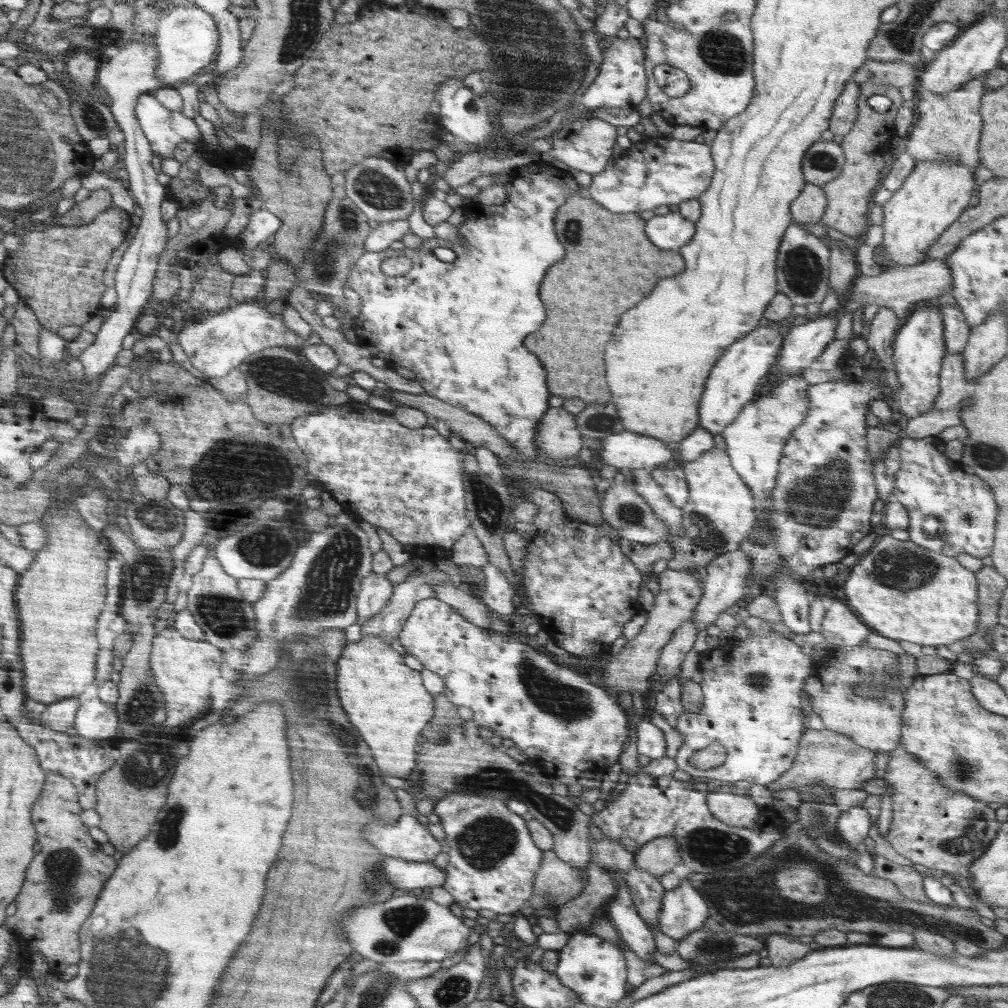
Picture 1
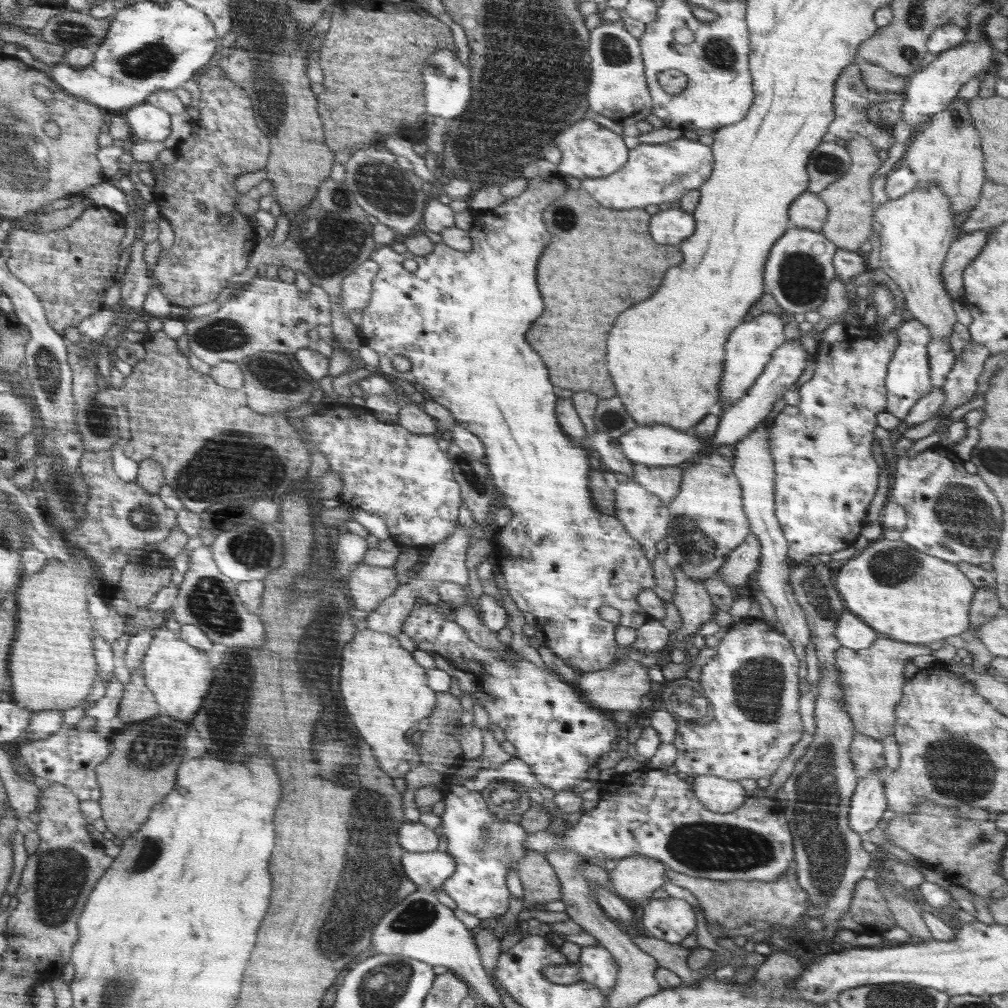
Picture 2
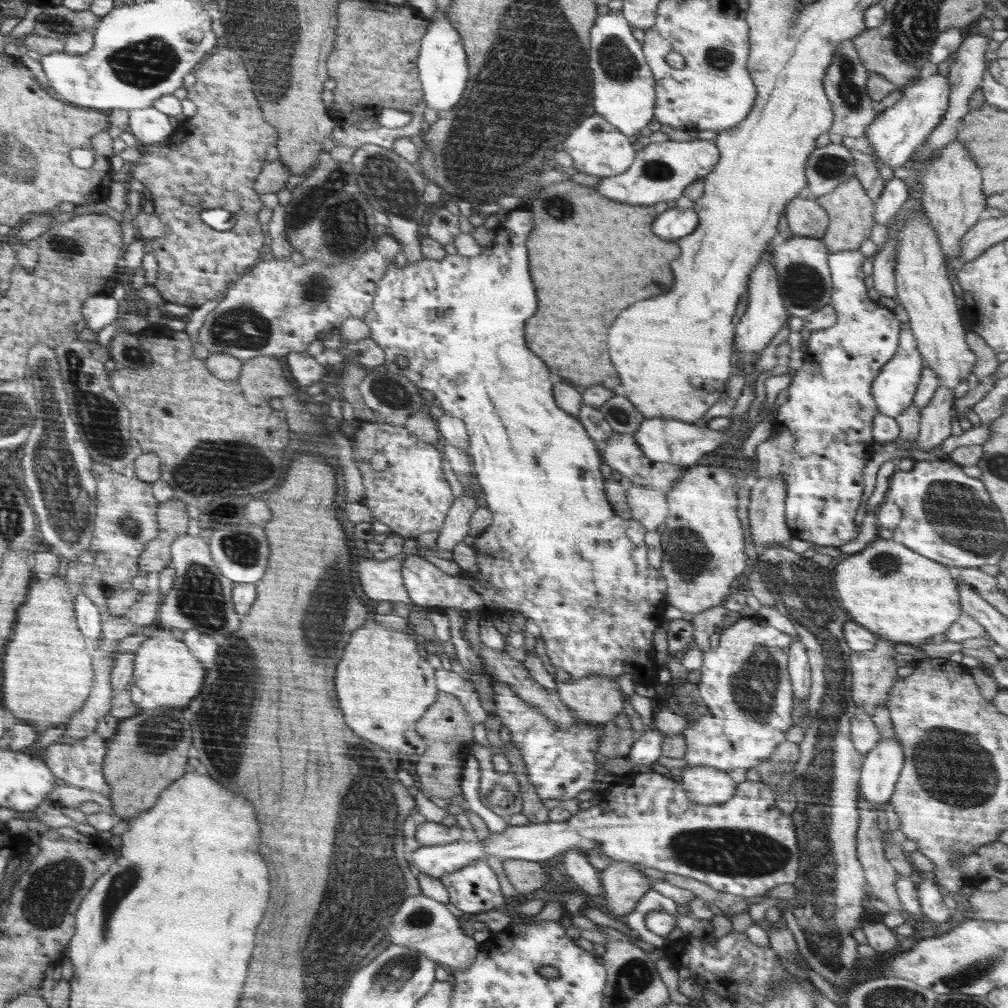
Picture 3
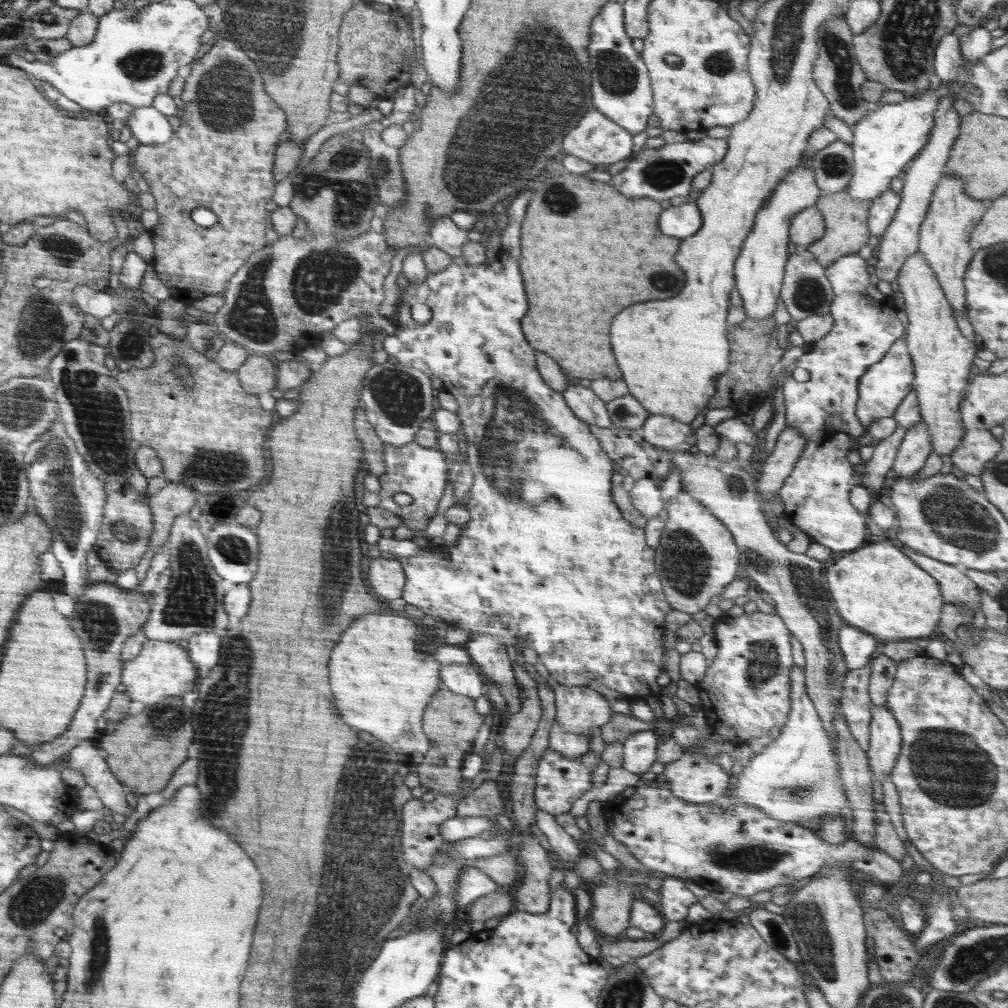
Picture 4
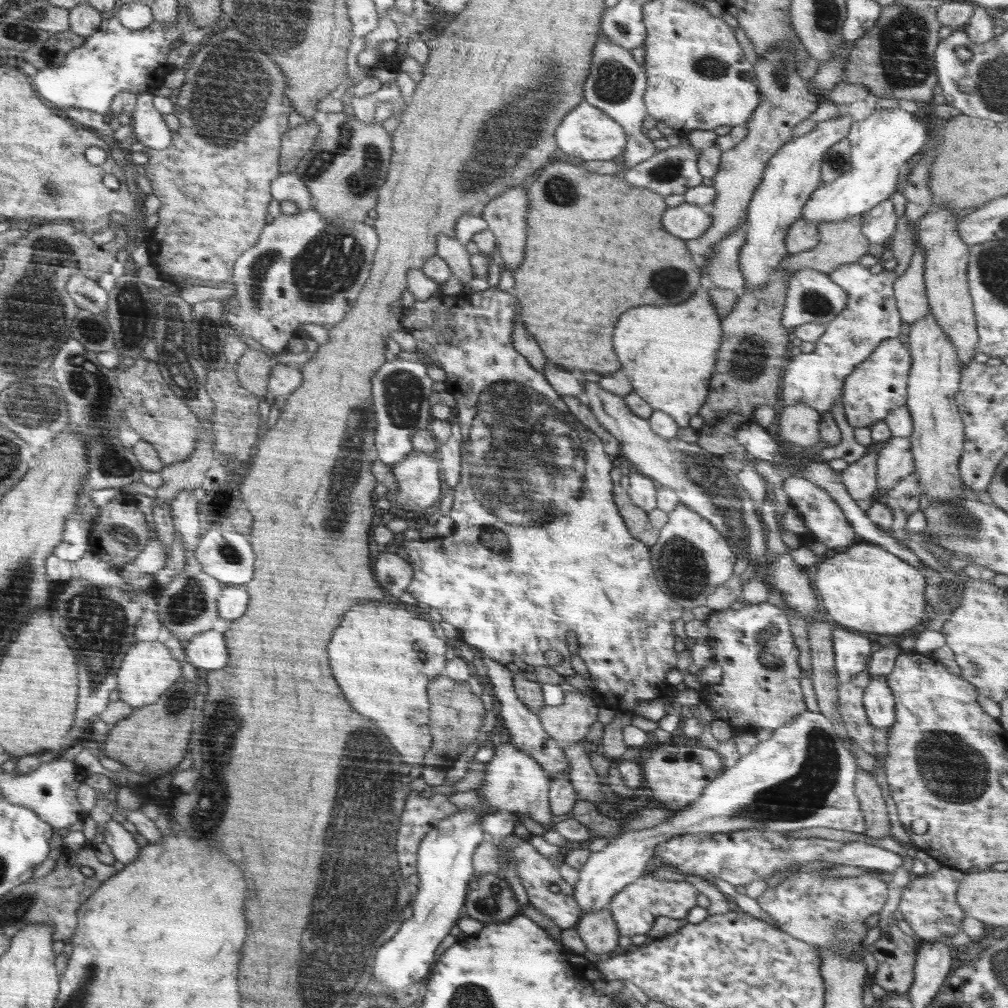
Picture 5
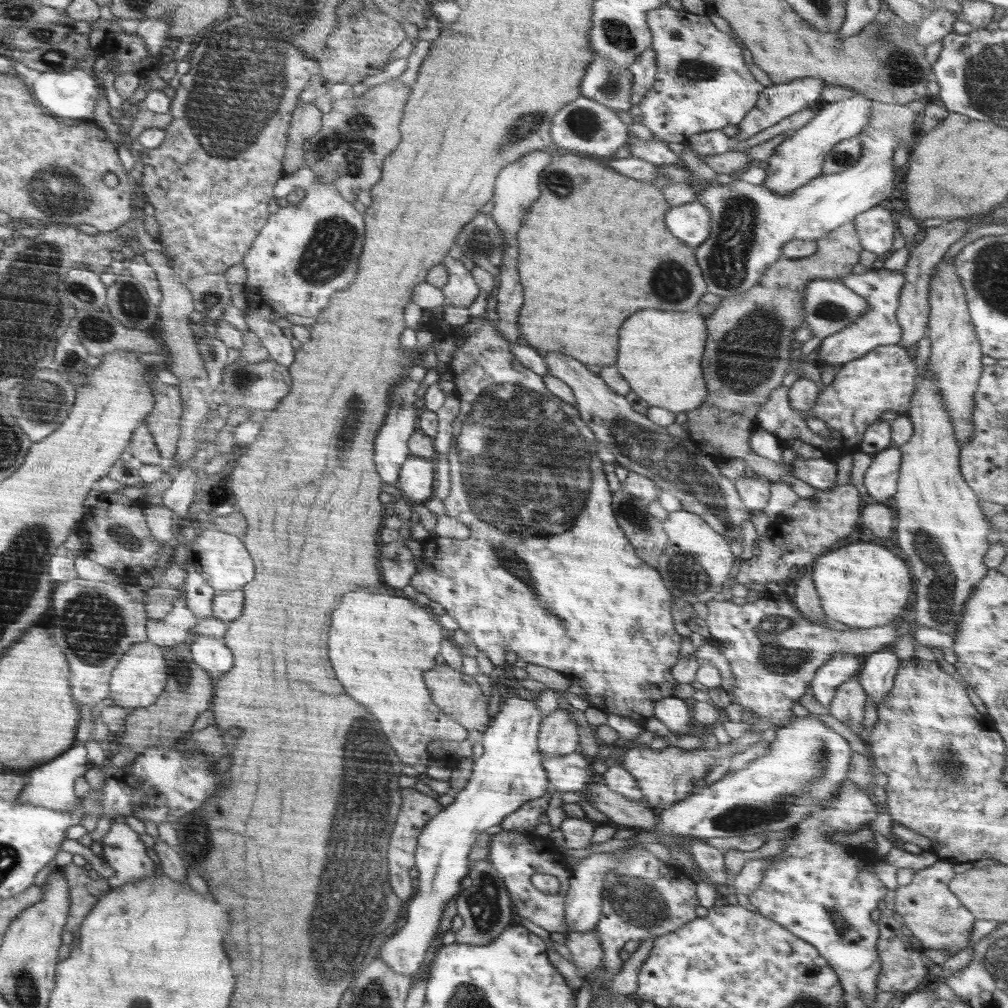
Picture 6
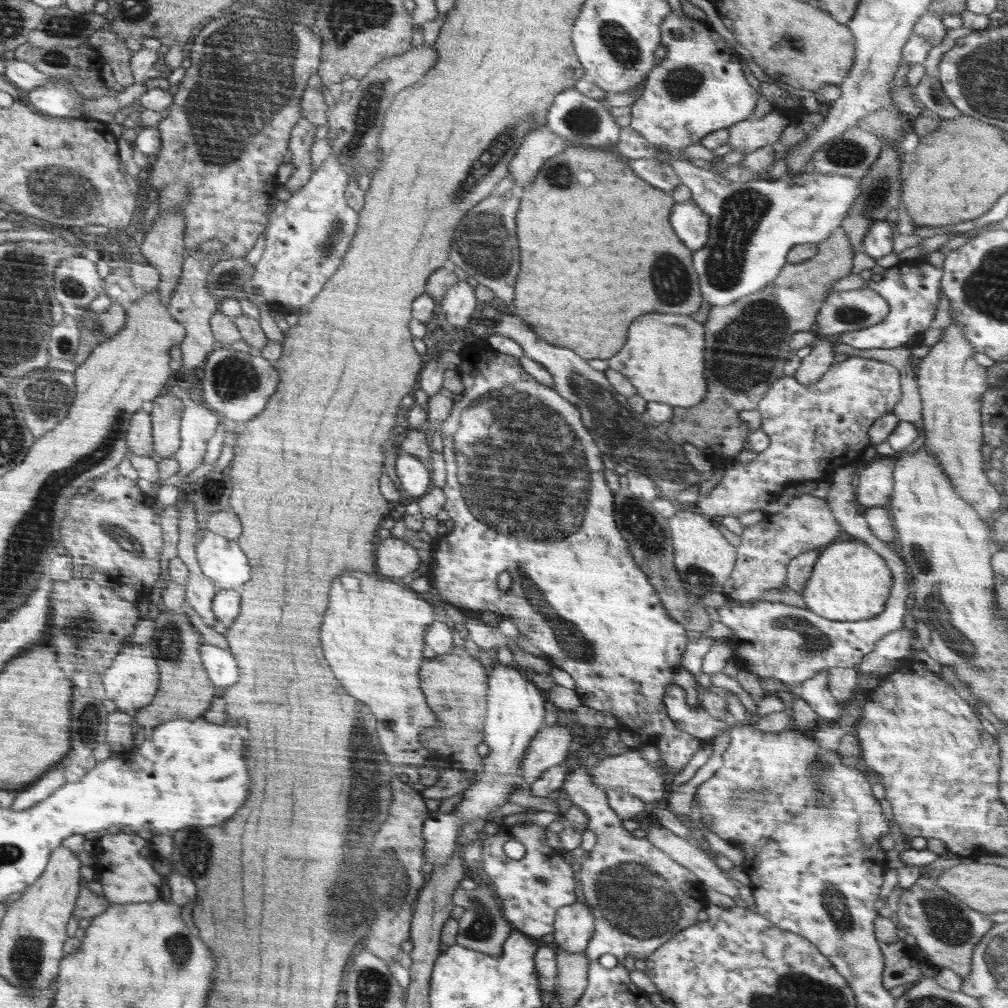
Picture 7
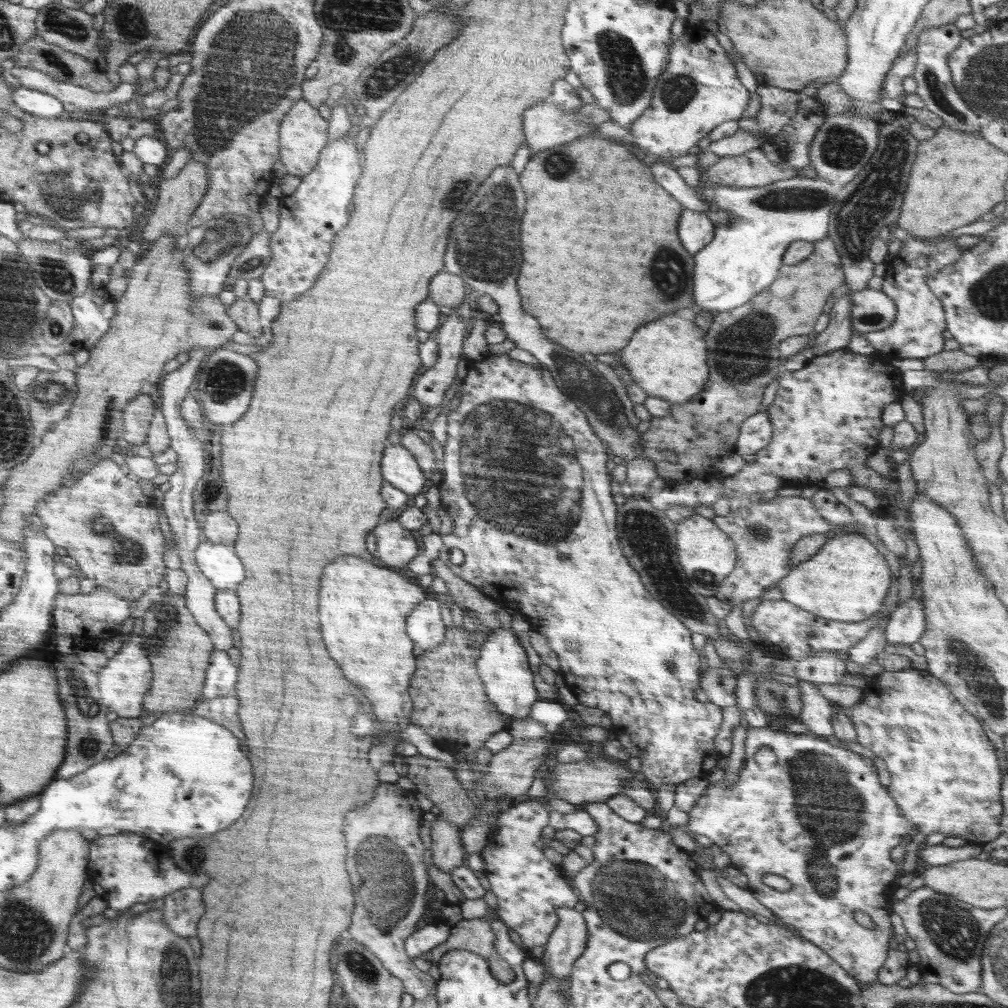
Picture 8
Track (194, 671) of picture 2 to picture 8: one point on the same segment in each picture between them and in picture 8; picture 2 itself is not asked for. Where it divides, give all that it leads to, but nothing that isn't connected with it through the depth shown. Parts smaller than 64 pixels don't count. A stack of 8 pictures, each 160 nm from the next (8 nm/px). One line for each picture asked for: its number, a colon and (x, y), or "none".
3: (164, 669)
4: (161, 669)
5: (148, 669)
6: (140, 677)
7: (131, 681)
8: (123, 682)

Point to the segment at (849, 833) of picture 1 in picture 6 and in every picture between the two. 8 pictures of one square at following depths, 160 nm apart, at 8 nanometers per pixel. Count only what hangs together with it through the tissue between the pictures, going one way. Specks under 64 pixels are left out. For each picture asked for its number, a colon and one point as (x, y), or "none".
2: (868, 803)
3: (881, 767)
4: (884, 747)
5: (878, 701)
6: (876, 676)

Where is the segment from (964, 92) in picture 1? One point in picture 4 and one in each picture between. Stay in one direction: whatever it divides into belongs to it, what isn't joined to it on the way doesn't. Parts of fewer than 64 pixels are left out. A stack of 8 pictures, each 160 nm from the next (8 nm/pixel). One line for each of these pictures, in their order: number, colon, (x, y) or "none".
2: (947, 153)
3: (951, 183)
4: (944, 235)

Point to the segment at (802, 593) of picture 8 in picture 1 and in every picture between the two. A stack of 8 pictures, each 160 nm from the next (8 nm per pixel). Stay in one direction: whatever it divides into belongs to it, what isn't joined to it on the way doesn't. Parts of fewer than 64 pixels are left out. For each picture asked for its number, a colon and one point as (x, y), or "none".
1: (900, 590)
2: (903, 594)
3: (899, 595)
4: (876, 589)
5: (868, 590)
6: (863, 585)
7: (850, 582)

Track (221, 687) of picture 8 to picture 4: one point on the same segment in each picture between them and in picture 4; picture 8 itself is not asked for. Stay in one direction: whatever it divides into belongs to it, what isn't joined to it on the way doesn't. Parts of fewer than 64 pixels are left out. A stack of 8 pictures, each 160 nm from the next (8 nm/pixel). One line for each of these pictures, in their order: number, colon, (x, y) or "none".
4: (204, 648)
5: (207, 650)
6: (211, 653)
7: (221, 665)

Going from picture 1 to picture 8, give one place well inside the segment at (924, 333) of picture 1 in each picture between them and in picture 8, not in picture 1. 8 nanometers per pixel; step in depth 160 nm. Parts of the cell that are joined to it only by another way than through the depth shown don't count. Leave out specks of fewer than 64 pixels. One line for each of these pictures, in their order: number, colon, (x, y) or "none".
2: (907, 380)
3: (893, 389)
4: (882, 387)
5: (878, 385)
6: (882, 380)
7: (814, 429)
8: (826, 416)

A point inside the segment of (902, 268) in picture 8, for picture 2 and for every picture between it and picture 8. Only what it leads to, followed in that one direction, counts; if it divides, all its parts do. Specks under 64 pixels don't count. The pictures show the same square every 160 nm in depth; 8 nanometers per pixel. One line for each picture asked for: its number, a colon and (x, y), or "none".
2: (825, 475)
3: (824, 433)
4: (815, 497)
5: (816, 379)
6: (878, 326)
7: (911, 288)

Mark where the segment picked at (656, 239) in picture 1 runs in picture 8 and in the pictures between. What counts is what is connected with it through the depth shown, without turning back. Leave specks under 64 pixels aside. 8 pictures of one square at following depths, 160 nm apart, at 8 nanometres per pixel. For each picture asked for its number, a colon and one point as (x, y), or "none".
2: (673, 226)
3: (677, 223)
4: (682, 221)
5: (687, 221)
6: (691, 222)
7: (691, 224)
8: (695, 230)

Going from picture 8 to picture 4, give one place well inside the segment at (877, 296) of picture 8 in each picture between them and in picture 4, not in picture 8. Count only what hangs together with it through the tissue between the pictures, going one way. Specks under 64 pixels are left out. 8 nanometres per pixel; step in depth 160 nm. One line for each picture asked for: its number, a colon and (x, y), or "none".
4: (805, 290)
5: (811, 297)
6: (829, 305)
7: (844, 311)

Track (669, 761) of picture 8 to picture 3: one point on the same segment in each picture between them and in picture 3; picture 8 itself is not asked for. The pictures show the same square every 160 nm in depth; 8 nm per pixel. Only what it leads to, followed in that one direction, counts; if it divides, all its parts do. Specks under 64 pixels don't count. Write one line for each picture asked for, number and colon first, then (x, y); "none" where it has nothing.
3: (459, 321)
4: (519, 571)
5: (513, 582)
6: (523, 465)
7: (523, 472)

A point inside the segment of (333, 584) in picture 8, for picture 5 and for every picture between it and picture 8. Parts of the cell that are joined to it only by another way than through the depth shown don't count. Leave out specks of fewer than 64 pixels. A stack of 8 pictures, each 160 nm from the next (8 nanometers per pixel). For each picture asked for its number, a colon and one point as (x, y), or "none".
5: (375, 654)
6: (381, 656)
7: (374, 637)

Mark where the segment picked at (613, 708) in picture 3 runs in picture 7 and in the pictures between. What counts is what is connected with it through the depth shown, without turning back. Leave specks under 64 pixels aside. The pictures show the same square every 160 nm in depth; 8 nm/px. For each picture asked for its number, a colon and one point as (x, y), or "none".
4: (579, 709)
5: (568, 723)
6: (558, 735)
7: (549, 747)

